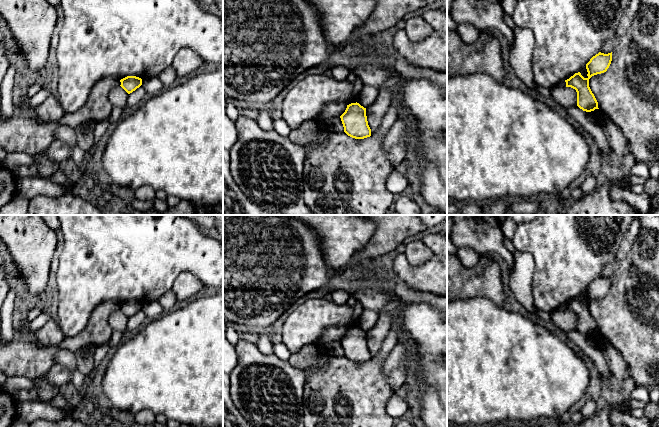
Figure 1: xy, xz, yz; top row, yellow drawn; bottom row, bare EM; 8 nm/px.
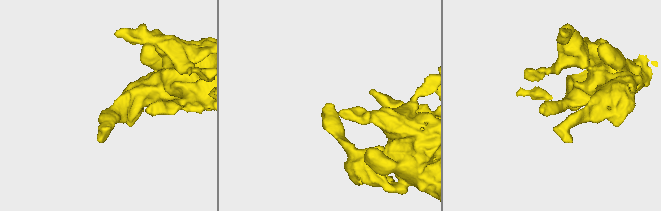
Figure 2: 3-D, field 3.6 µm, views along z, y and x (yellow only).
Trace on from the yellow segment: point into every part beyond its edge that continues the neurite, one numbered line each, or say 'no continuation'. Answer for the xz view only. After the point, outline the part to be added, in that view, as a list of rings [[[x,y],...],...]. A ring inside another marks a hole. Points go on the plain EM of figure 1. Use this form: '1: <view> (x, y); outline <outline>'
no continuation

